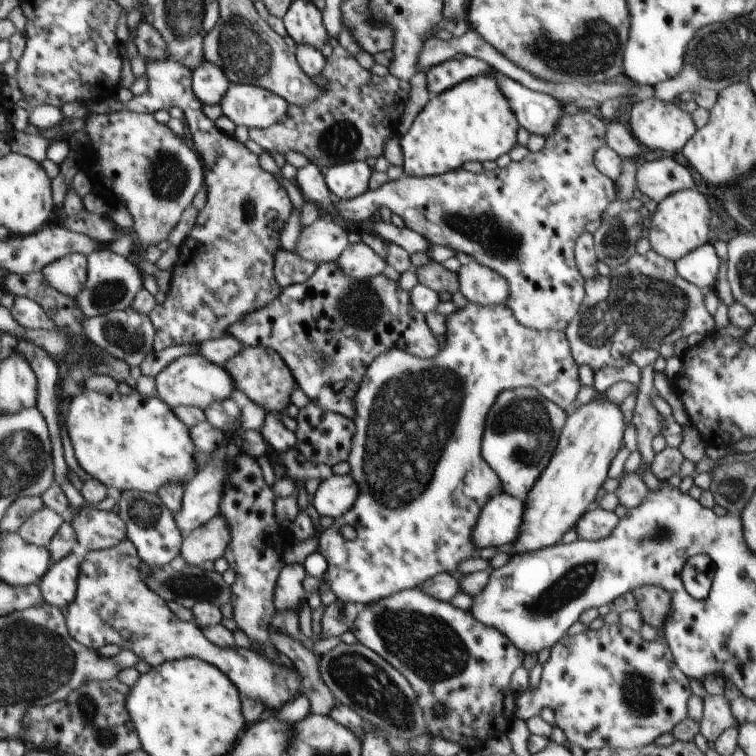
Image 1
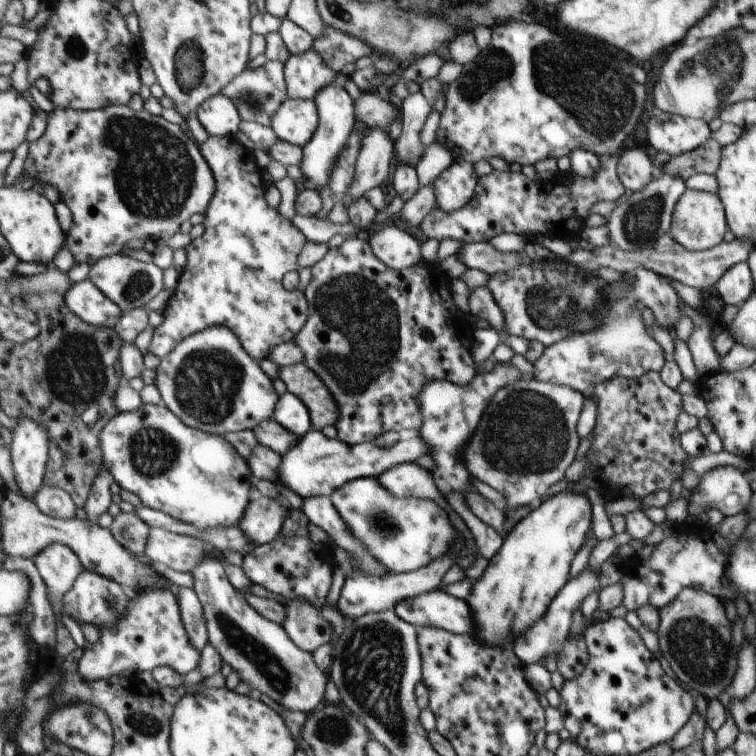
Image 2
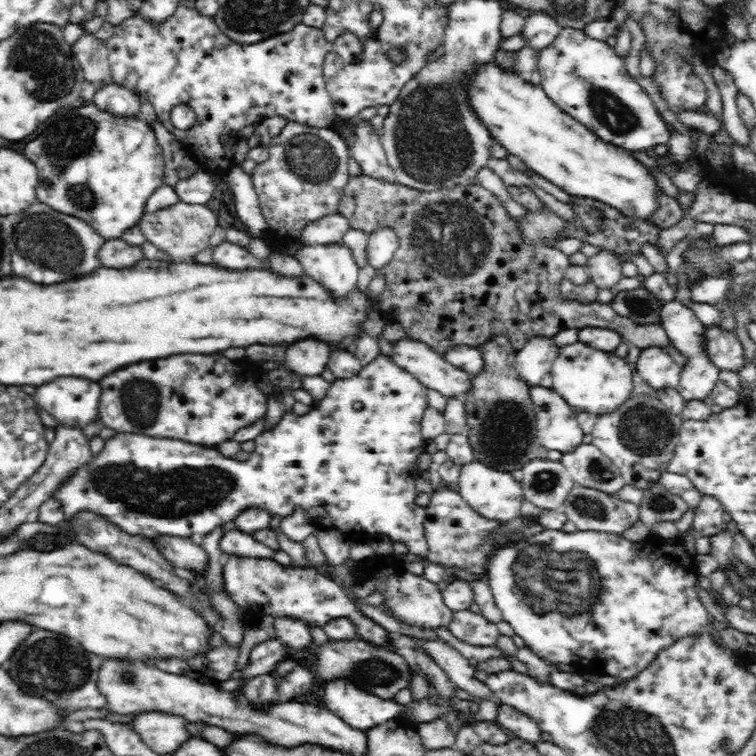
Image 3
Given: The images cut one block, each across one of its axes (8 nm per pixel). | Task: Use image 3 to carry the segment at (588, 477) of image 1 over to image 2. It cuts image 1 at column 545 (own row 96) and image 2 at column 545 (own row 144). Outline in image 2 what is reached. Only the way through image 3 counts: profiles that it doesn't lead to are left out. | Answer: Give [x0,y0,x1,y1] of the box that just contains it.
[468,485,592,646]

